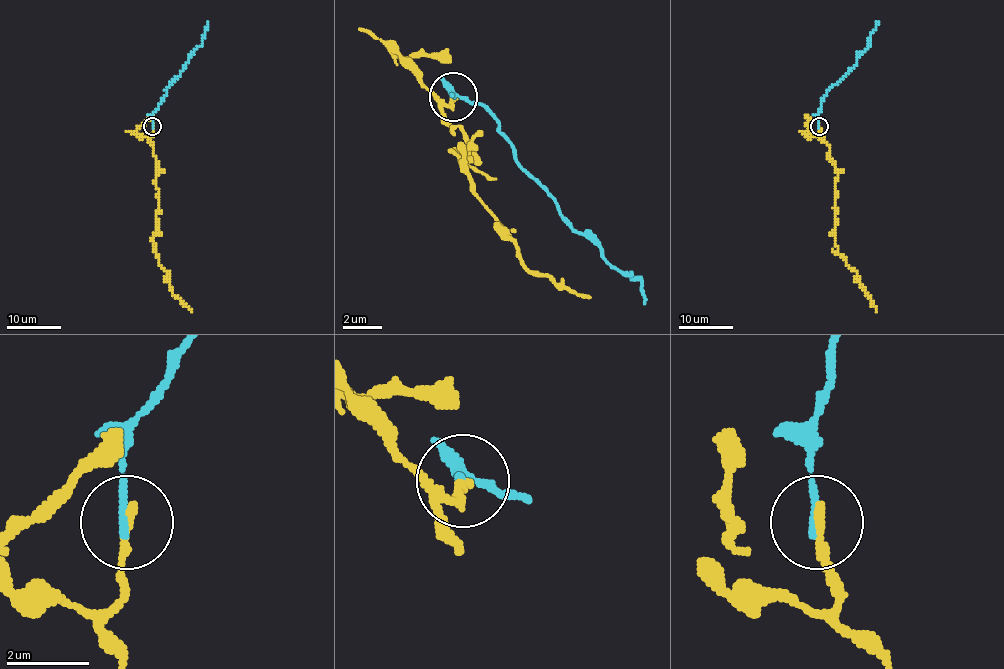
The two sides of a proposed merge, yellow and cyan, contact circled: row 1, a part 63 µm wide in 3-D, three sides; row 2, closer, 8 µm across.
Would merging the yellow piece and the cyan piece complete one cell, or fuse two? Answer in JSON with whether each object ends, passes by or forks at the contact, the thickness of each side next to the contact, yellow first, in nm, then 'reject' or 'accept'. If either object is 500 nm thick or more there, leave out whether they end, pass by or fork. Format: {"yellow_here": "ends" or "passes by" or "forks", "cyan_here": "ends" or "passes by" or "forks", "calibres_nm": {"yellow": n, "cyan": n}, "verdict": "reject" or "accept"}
{"yellow_here": "ends", "cyan_here": "ends", "calibres_nm": {"yellow": 260, "cyan": 170}, "verdict": "reject"}

